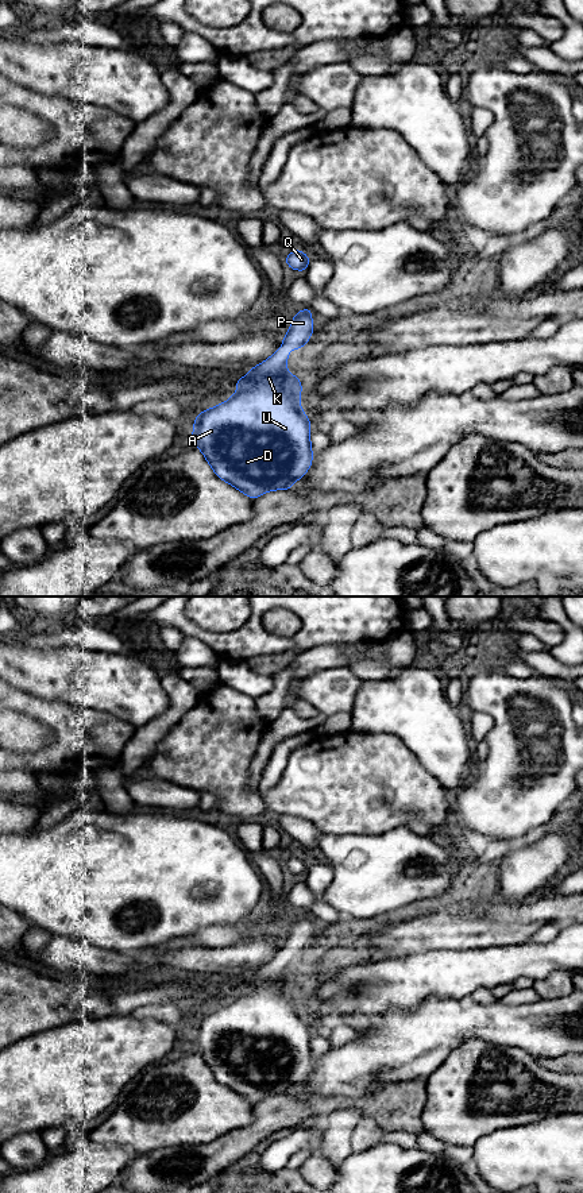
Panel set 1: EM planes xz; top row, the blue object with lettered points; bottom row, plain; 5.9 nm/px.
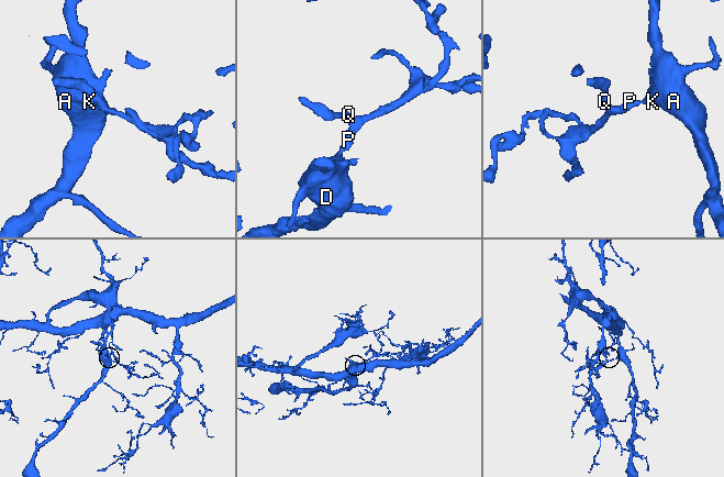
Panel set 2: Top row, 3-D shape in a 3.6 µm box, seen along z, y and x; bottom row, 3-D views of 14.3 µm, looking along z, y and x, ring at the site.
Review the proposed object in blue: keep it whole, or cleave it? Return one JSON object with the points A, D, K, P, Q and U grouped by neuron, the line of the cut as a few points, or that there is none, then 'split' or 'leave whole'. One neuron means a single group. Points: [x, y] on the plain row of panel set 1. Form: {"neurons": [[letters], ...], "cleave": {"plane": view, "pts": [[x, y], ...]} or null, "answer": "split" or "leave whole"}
{"neurons": [["A", "D", "K", "P", "Q", "U"]], "cleave": null, "answer": "leave whole"}

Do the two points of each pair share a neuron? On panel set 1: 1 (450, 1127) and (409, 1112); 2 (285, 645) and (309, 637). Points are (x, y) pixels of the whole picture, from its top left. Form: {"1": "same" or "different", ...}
{"1": "different", "2": "same"}

